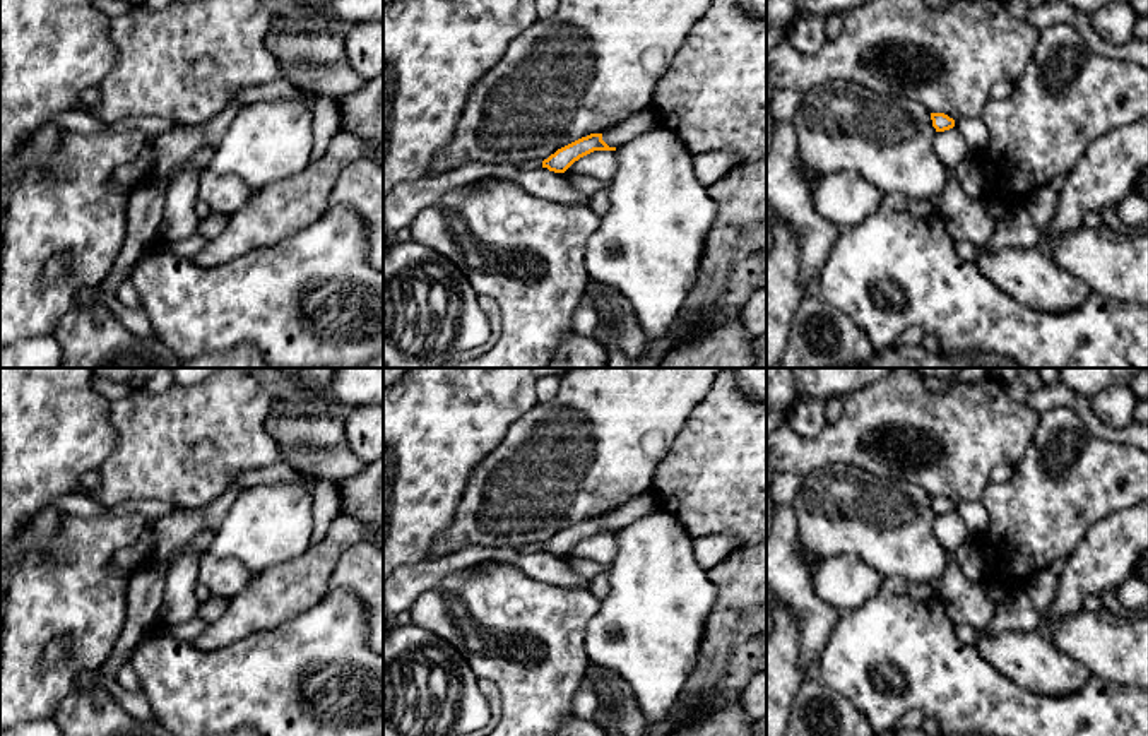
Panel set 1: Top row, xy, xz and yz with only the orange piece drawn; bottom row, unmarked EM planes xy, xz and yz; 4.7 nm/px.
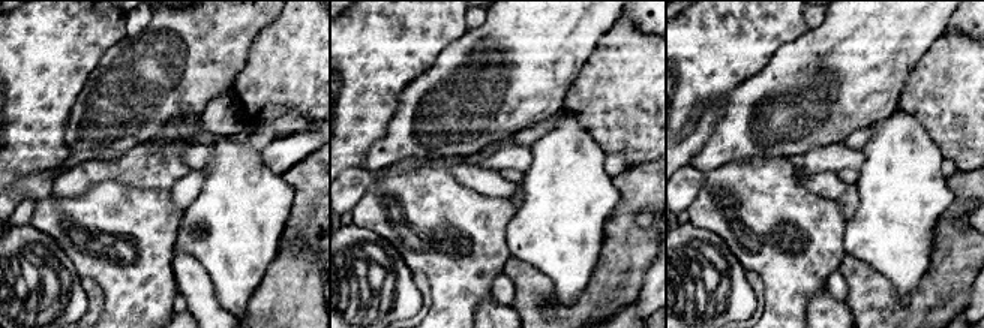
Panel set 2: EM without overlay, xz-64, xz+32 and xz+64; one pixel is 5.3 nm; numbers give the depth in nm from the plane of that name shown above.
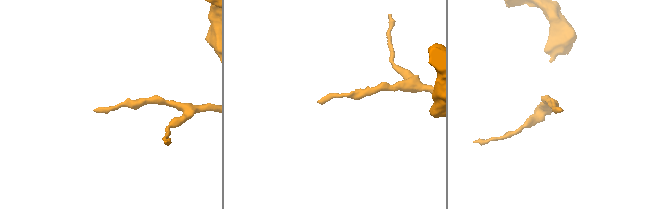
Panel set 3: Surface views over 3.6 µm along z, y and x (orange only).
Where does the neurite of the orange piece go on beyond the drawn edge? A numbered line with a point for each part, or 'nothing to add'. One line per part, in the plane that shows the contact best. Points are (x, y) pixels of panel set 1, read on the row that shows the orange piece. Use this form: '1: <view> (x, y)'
nothing to add

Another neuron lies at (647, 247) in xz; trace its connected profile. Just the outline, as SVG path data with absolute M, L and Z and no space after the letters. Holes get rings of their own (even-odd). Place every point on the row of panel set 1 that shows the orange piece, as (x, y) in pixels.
M662 122L614 151L616 175L606 183L609 211L585 248L590 281L609 286L630 303L648 339L664 337L693 289L701 252L719 205L695 173L695 156Z

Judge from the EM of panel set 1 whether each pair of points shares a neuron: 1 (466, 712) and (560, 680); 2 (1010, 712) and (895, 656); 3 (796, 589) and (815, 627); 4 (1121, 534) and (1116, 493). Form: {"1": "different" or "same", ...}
{"1": "different", "2": "same", "3": "same", "4": "different"}

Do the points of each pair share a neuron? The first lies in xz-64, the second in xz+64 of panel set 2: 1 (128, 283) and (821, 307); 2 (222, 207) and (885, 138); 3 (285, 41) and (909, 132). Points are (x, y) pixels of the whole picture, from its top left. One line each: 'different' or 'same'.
1: different
2: same
3: different

